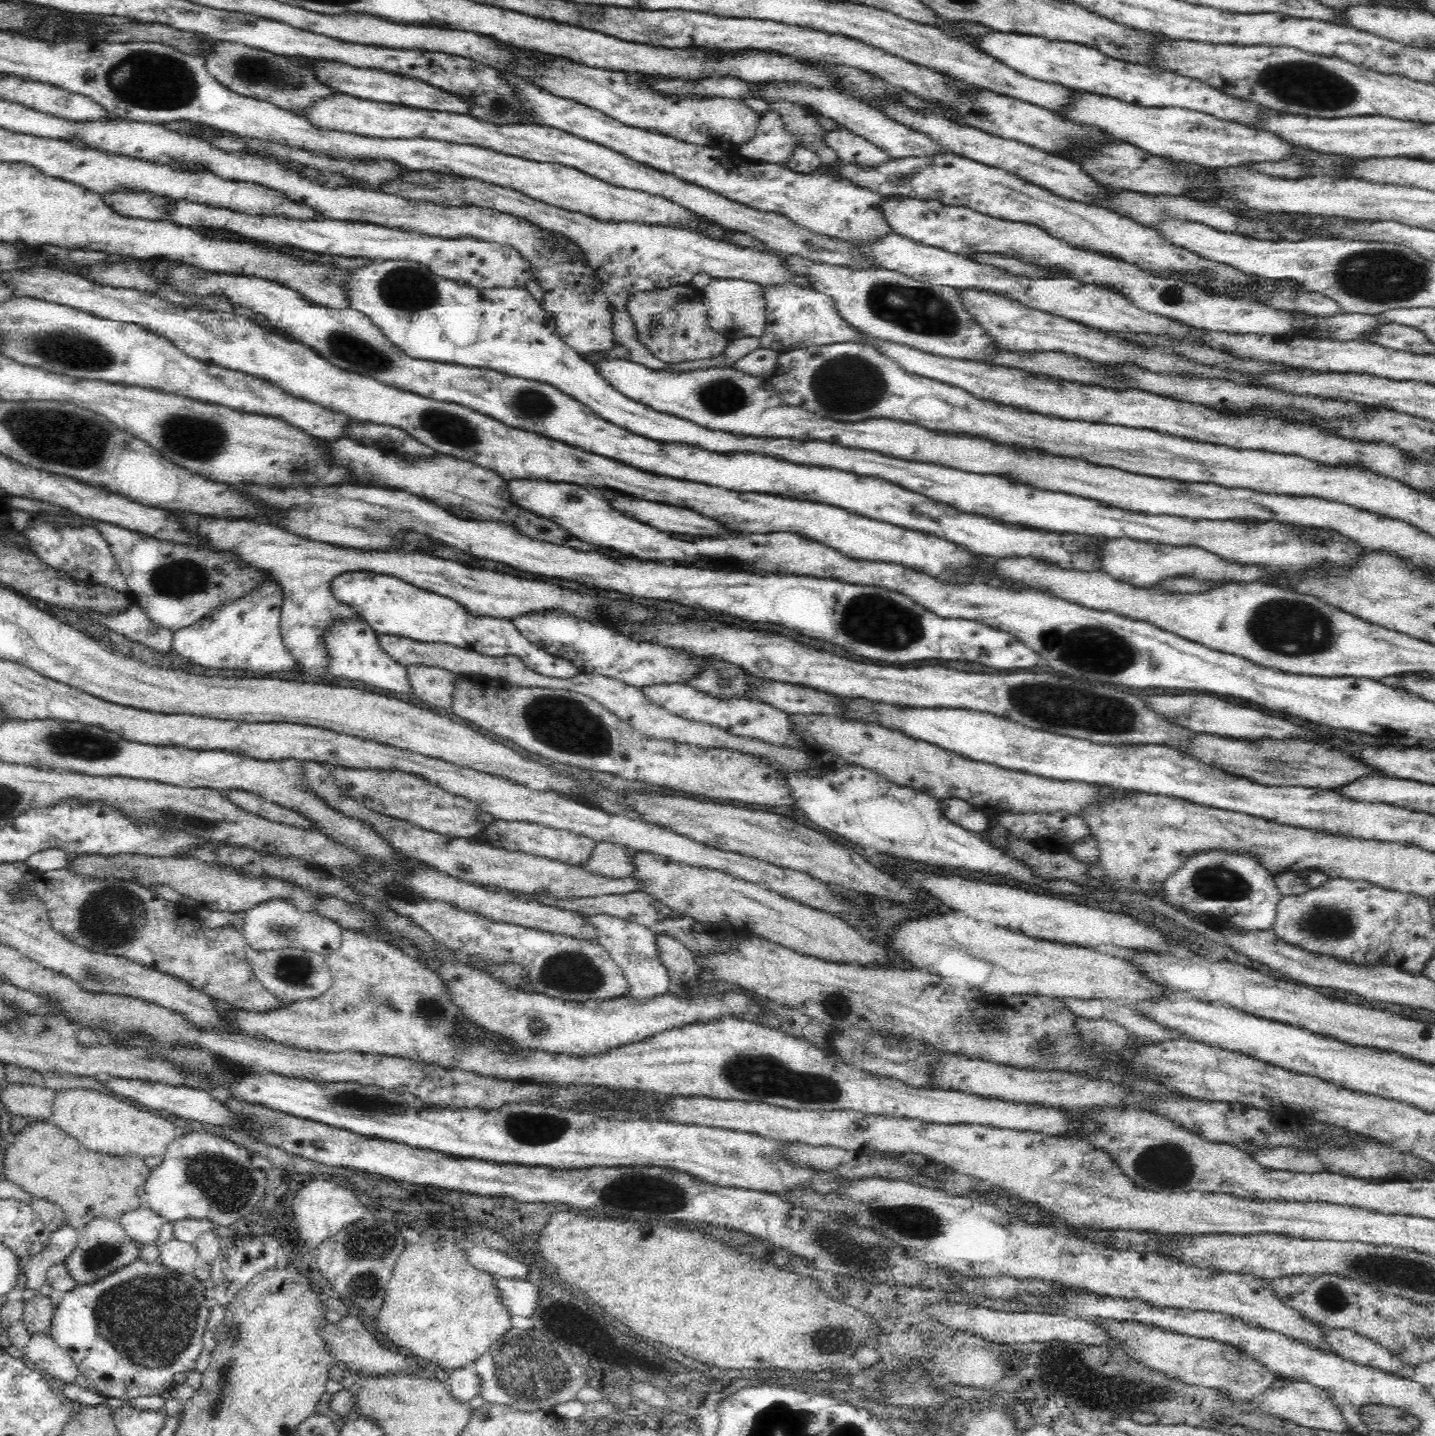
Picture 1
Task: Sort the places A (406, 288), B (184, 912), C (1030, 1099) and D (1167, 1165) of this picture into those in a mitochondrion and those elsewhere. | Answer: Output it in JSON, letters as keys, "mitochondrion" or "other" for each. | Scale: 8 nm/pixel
{"A":"mitochondrion","B":"other","C":"other","D":"mitochondrion"}

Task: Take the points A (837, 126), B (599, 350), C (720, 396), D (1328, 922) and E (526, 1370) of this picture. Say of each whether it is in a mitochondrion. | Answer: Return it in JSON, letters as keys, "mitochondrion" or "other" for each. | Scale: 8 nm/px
{"A":"other","B":"other","C":"mitochondrion","D":"mitochondrion","E":"mitochondrion"}

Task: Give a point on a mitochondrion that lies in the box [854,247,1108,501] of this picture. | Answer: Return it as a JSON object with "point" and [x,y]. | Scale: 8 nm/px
{"point":[919,310]}

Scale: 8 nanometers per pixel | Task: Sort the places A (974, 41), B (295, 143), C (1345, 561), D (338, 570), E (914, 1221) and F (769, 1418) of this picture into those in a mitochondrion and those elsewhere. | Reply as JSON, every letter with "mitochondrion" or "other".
{"A":"other","B":"other","C":"other","D":"other","E":"mitochondrion","F":"mitochondrion"}

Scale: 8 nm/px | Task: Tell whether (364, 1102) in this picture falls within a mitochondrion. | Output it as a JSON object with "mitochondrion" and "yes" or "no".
{"mitochondrion":"yes"}

